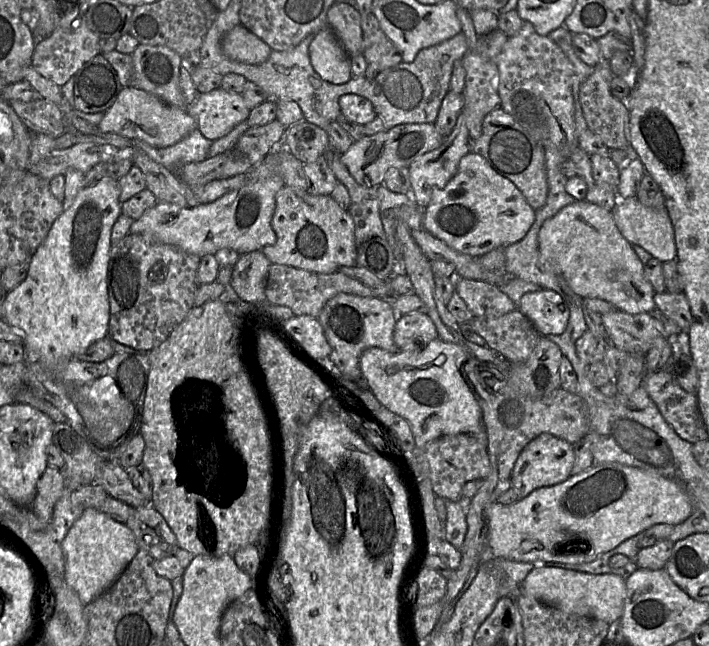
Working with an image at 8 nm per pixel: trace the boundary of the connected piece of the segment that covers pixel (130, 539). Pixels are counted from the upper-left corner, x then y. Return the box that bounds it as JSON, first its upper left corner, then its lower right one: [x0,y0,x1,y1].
[62,508,137,605]

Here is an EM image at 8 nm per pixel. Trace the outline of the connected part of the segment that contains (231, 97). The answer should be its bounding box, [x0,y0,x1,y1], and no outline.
[187,88,251,141]

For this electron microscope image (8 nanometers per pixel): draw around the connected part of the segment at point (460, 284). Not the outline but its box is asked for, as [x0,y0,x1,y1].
[455,278,516,317]

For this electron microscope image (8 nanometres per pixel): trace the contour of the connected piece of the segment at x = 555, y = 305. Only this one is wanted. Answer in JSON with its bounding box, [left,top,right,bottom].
[519,289,570,336]

